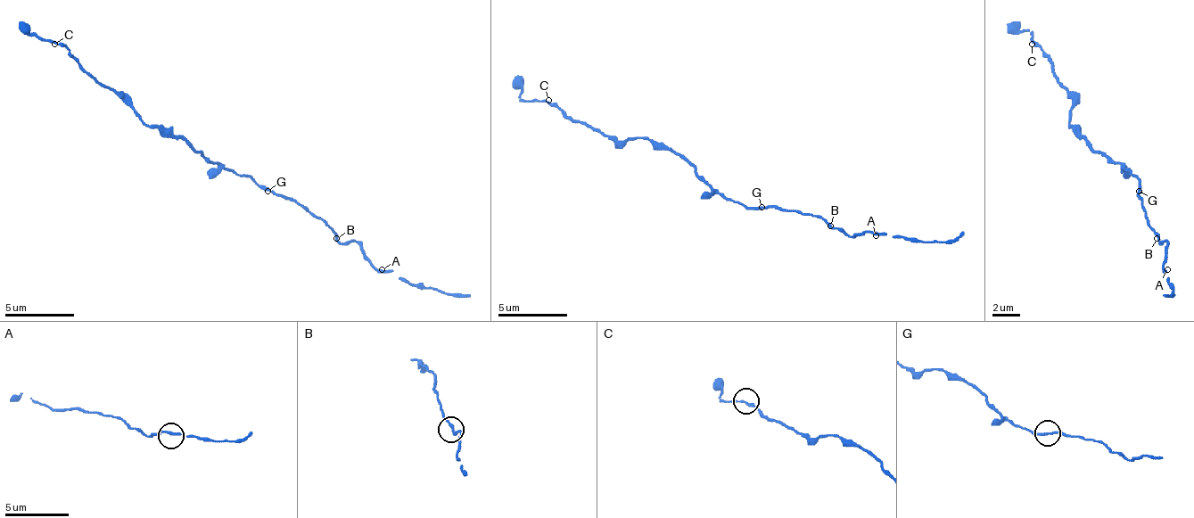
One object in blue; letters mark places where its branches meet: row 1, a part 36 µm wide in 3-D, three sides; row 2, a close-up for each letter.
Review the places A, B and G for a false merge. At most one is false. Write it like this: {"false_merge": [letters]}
{"false_merge": []}

